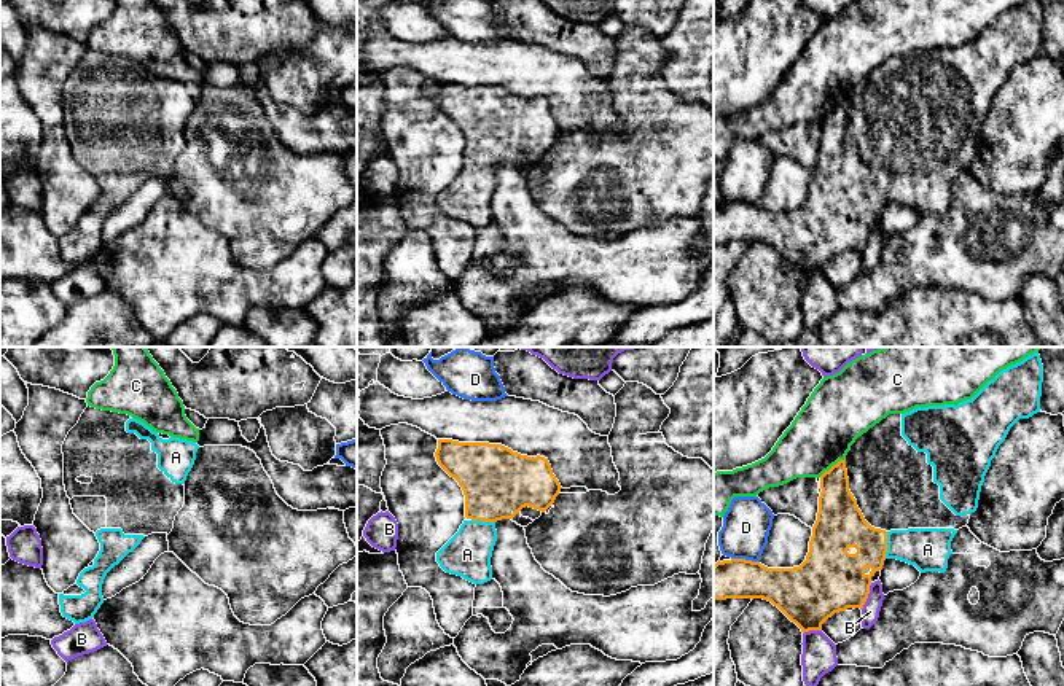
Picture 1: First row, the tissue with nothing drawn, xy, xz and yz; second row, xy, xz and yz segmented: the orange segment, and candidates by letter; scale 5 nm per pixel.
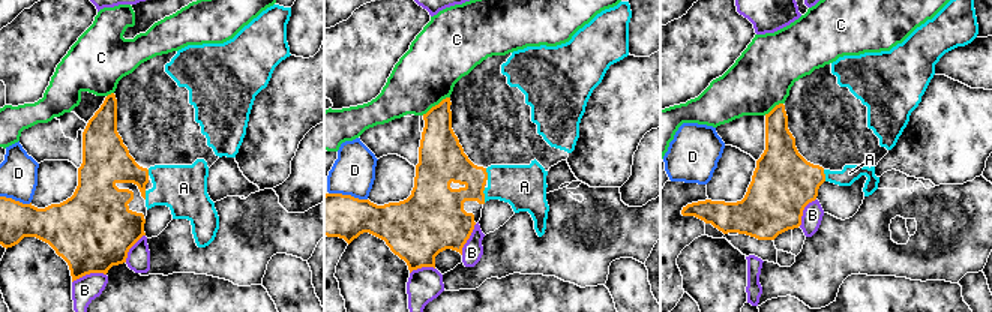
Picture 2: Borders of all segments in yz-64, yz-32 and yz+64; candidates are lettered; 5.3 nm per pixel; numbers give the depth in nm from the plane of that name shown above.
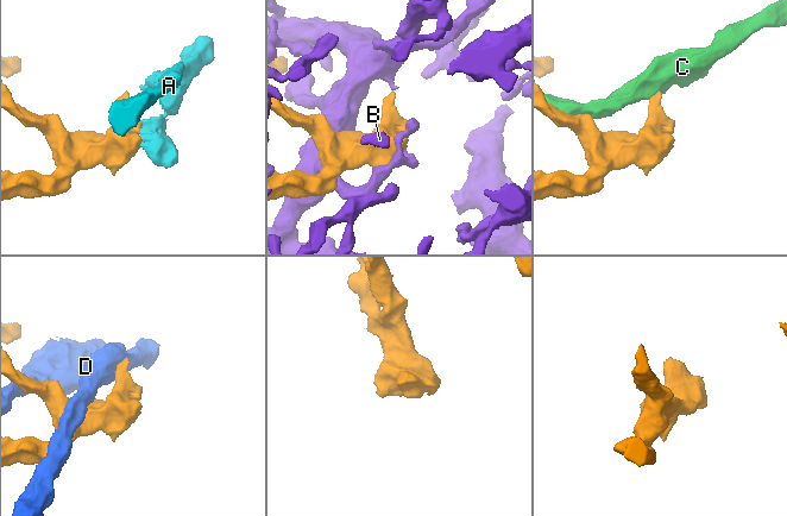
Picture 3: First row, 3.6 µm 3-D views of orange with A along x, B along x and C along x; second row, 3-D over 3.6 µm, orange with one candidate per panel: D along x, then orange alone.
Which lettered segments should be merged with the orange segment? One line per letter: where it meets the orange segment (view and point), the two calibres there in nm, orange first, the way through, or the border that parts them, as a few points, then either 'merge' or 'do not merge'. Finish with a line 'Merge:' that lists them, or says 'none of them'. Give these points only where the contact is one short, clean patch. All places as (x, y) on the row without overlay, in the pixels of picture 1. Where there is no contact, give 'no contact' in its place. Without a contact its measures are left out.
A: meets orange in yz at (886, 188); 240 nm thick on the orange side, 220 nm on the other; runs through yz (841, 169), (872, 188), (886, 188), (921, 190), (927, 193); merge
B: meets orange in yz at (867, 239); 320 nm thick on the orange side, 90 nm on the other; do not merge
C: meets orange in yz at (833, 109); 220 nm thick on the orange side, 320 nm on the other; border along yz (844, 101), (819, 120); do not merge
D: meets orange in yz at (744, 202); 200 nm thick on the orange side, 240 nm on the other; do not merge
Merge: A

